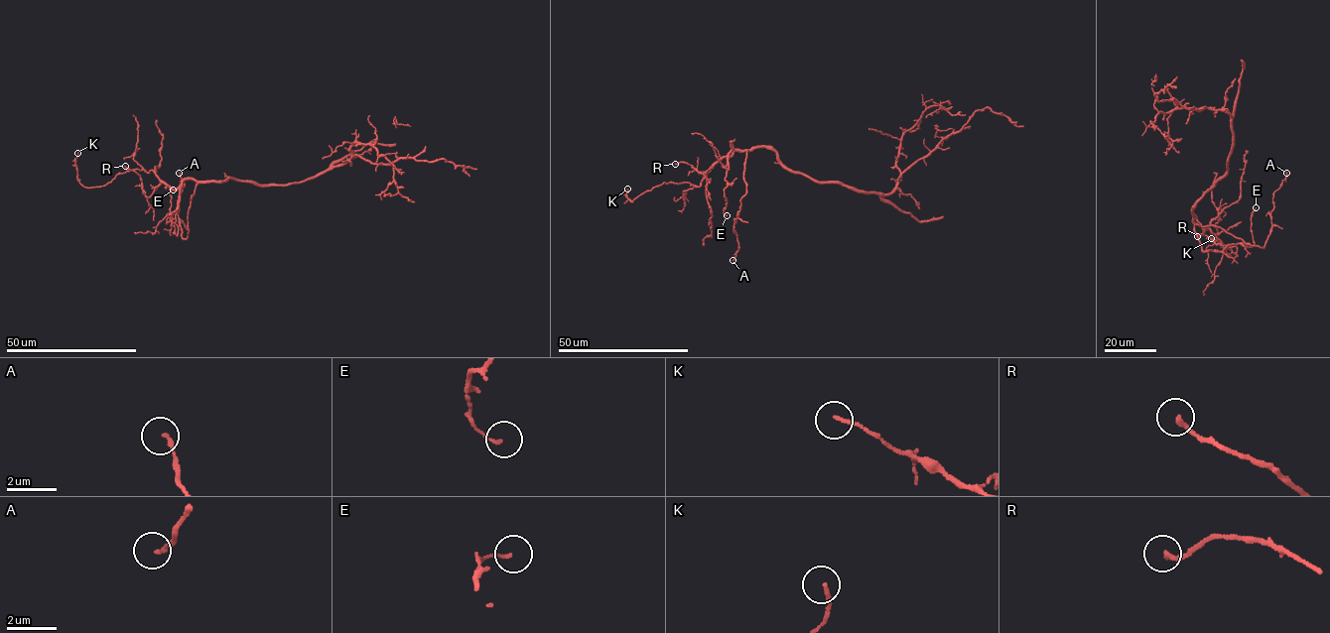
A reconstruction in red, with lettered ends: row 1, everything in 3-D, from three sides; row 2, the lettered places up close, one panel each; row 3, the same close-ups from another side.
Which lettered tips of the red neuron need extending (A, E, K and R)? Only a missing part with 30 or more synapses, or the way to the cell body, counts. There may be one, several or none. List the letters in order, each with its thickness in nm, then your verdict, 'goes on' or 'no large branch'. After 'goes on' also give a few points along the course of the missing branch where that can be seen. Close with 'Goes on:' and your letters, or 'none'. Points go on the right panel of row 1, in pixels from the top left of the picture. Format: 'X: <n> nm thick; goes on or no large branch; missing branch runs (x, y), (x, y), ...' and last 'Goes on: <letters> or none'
A: 150 nm thick; no large branch
E: 110 nm thick; no large branch
K: 120 nm thick; no large branch
R: 200 nm thick; no large branch
Goes on: none

